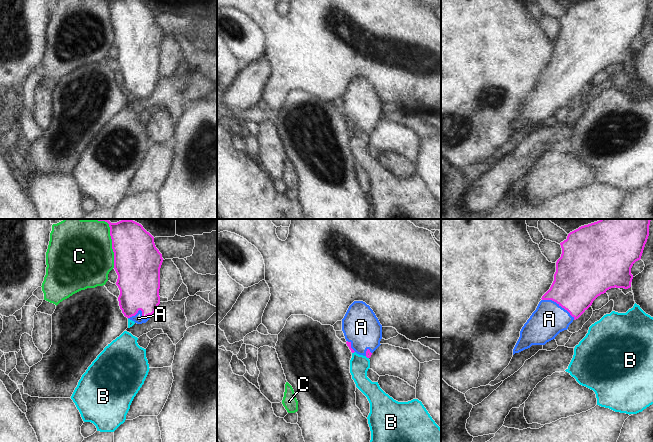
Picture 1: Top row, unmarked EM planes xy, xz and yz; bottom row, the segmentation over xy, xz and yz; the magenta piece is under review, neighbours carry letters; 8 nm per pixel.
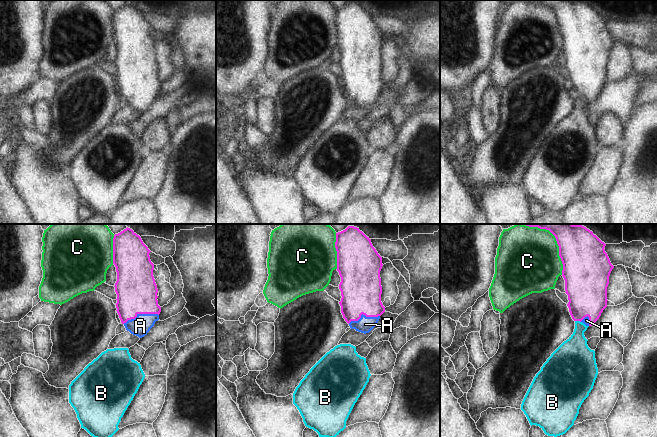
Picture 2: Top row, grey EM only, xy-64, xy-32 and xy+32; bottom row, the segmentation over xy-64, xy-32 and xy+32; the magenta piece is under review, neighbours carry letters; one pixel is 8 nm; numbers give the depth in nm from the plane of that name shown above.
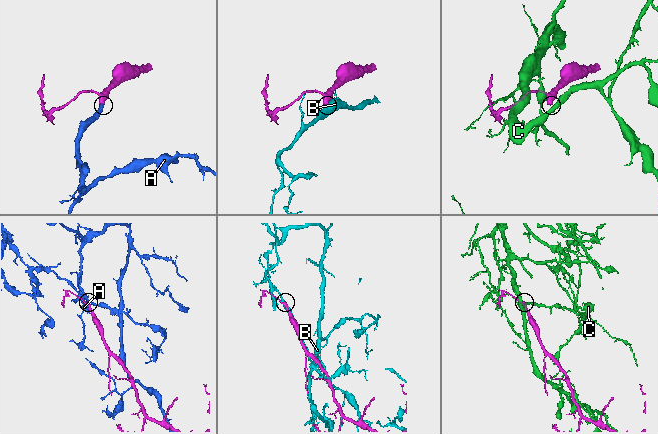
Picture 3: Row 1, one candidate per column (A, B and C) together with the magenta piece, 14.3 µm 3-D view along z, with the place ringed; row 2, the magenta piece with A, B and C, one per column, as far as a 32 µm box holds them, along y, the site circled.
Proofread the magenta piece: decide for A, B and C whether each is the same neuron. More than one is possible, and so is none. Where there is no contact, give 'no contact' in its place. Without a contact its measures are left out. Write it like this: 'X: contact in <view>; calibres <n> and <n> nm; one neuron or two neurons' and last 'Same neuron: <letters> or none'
A: contact in yz; calibres 400 and 280 nm; one neuron
B: contact in xz; calibres 50 and 160 nm; two neurons
C: contact in xy; calibres 380 and 480 nm; two neurons
Same neuron: A

